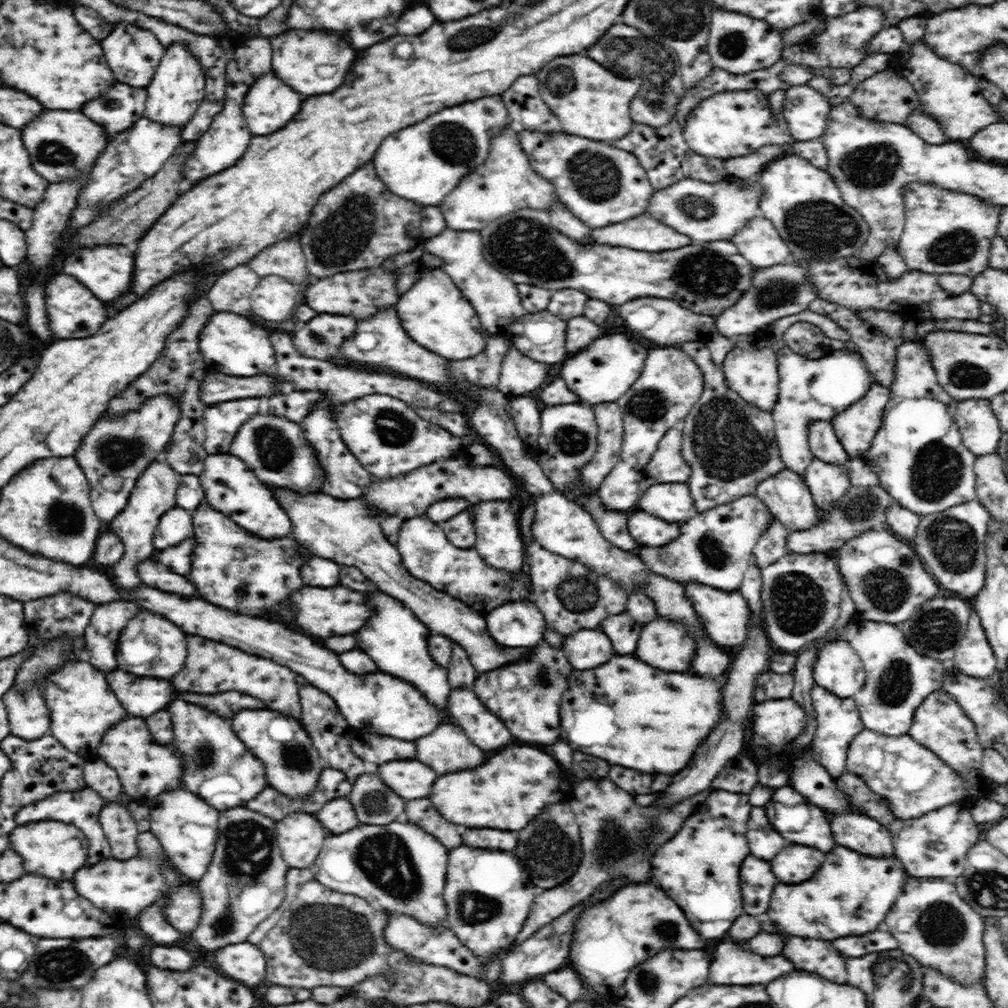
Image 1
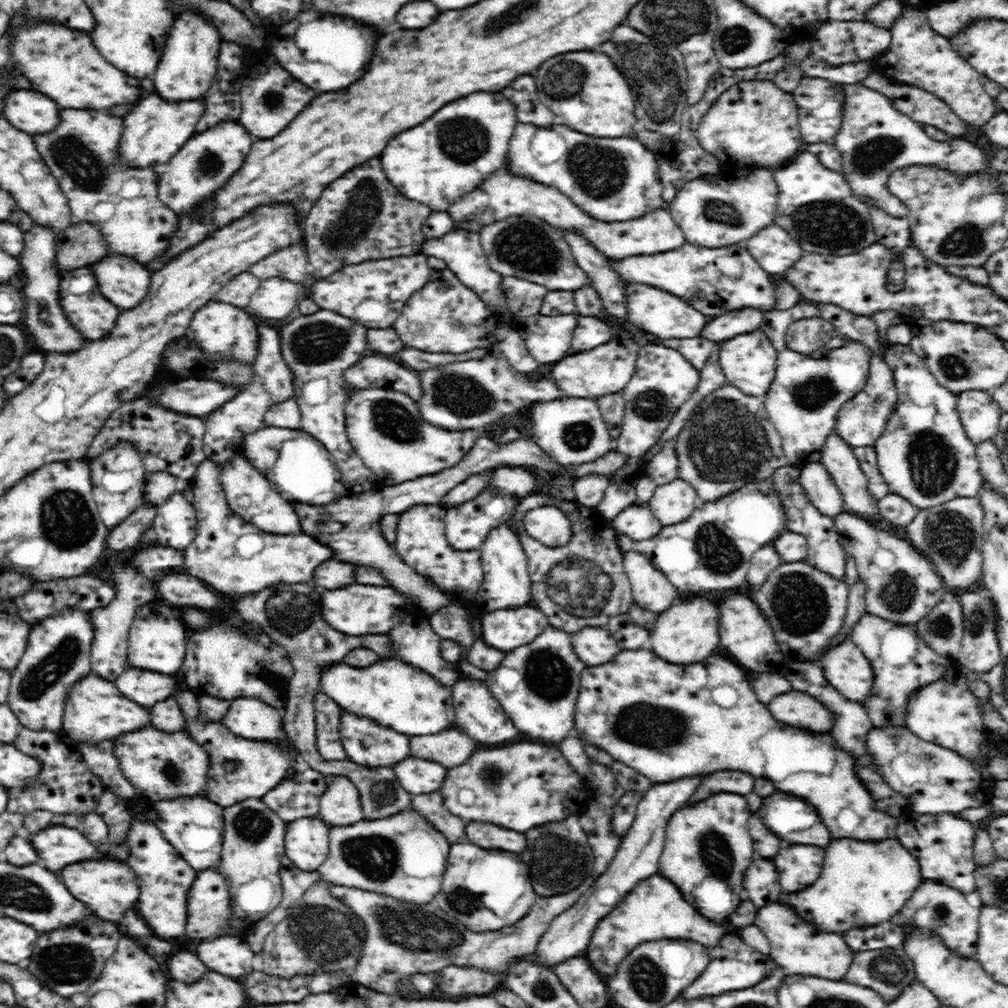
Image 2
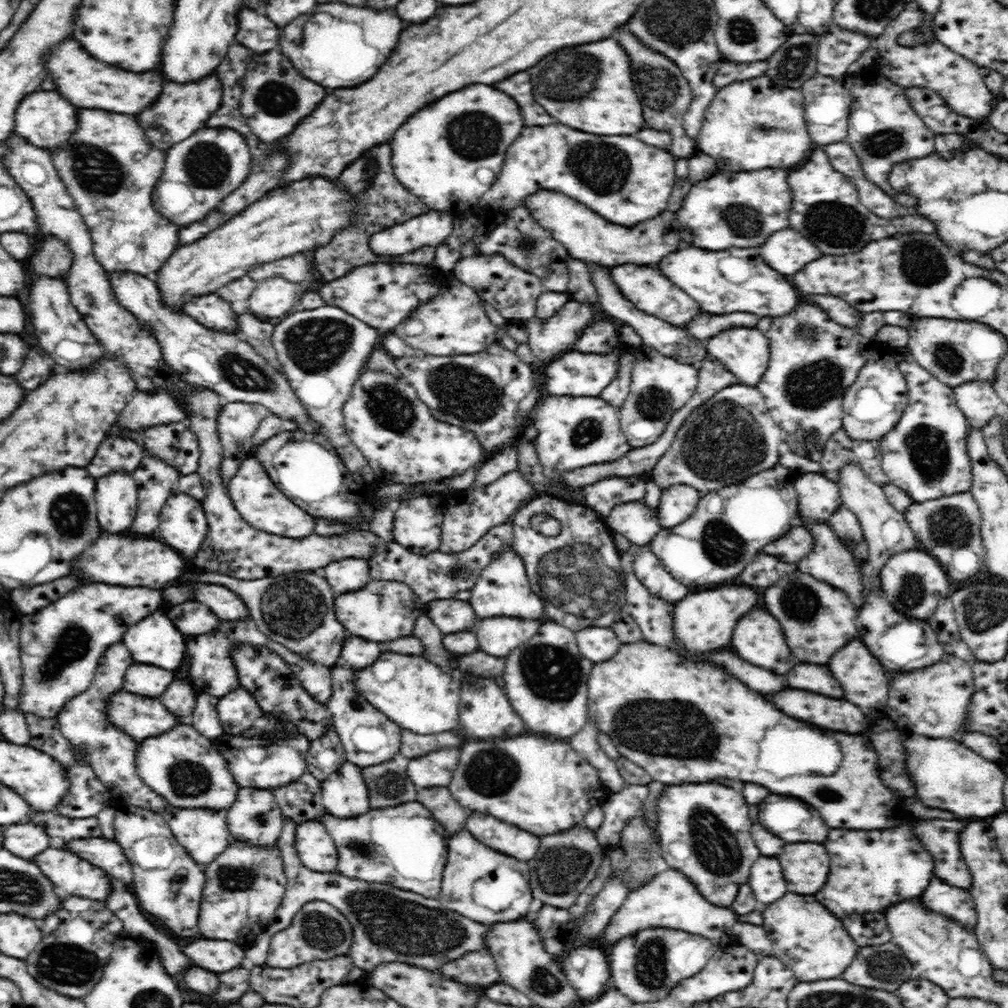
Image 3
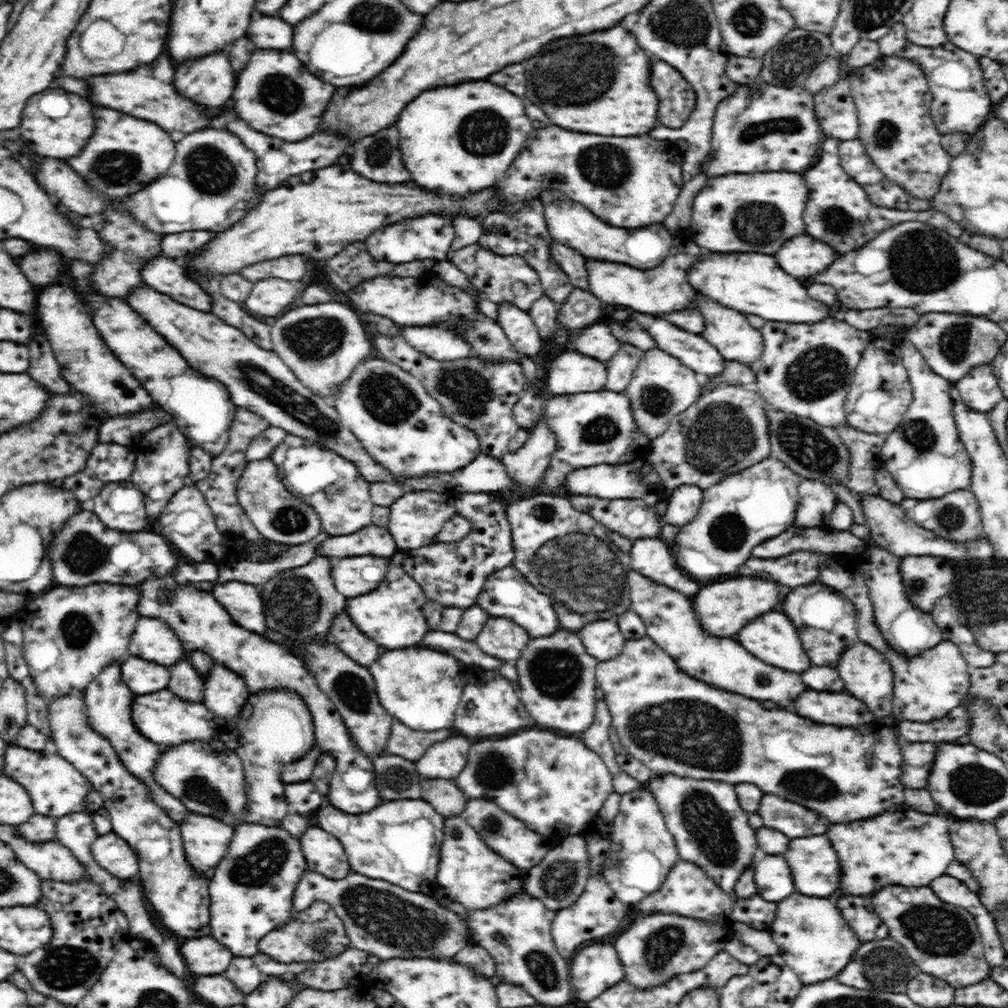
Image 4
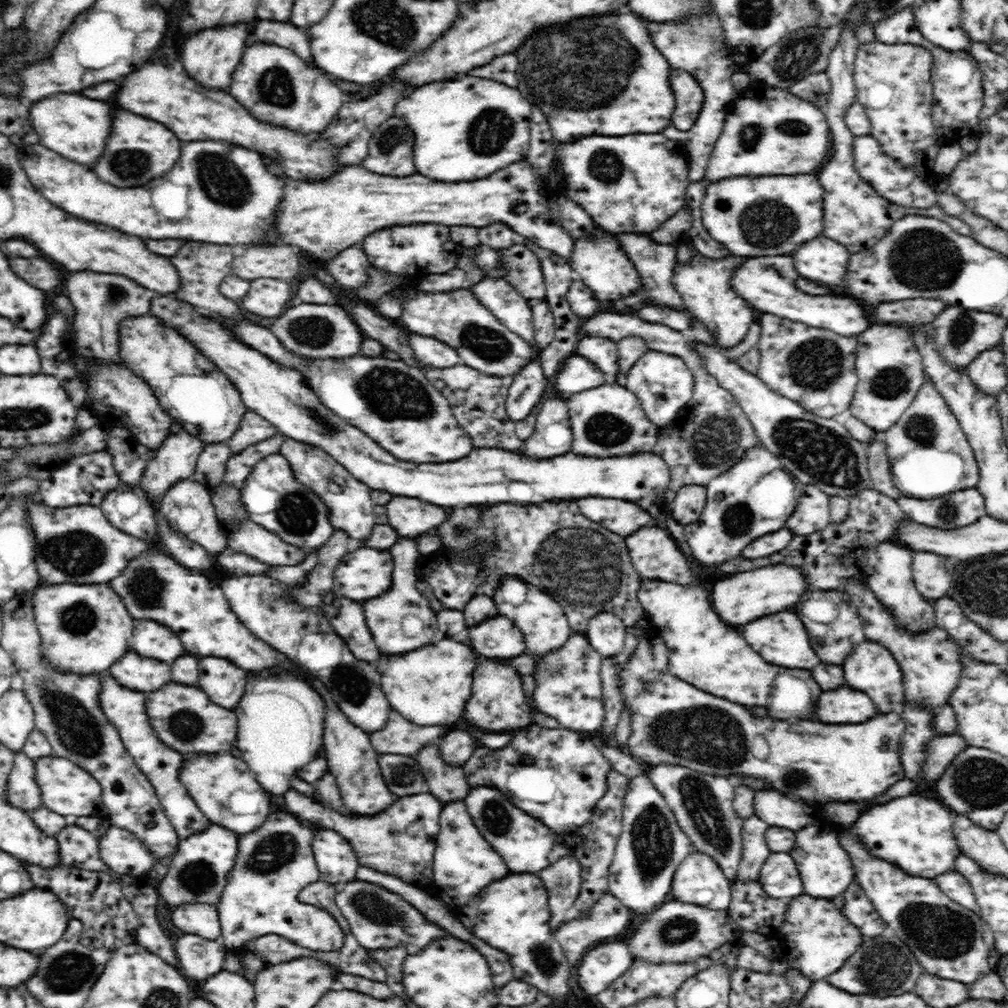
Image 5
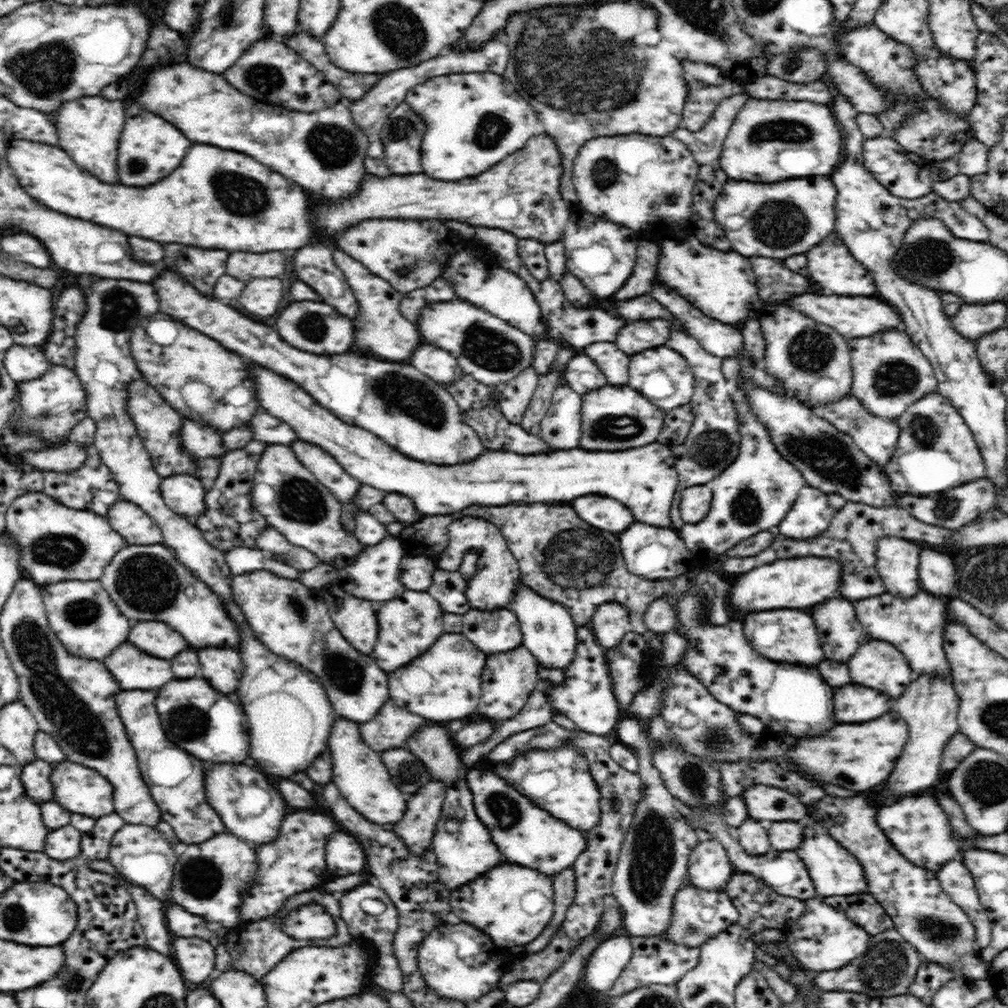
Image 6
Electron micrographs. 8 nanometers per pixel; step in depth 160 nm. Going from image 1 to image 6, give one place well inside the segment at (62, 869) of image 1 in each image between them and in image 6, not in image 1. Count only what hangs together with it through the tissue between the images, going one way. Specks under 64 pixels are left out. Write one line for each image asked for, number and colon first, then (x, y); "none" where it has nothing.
2: (57, 846)
3: (105, 854)
4: (111, 852)
5: (121, 850)
6: (141, 855)

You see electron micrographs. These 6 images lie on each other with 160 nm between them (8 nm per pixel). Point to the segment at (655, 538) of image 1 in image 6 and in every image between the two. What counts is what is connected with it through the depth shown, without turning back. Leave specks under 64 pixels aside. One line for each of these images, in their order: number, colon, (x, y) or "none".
2: (638, 522)
3: (635, 522)
4: (633, 518)
5: (617, 516)
6: (606, 514)

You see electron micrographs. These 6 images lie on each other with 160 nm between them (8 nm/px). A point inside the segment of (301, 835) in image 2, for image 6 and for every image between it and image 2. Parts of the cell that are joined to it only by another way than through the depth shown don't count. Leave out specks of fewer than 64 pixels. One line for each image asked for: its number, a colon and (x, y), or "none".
3: (317, 851)
4: (324, 854)
5: (336, 860)
6: (345, 856)

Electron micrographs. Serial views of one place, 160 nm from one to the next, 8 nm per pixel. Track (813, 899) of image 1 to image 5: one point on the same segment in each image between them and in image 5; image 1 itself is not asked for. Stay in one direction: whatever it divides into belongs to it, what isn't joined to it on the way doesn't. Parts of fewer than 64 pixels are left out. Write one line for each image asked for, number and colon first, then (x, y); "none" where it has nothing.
2: (873, 881)
3: (890, 866)
4: (901, 846)
5: (916, 834)

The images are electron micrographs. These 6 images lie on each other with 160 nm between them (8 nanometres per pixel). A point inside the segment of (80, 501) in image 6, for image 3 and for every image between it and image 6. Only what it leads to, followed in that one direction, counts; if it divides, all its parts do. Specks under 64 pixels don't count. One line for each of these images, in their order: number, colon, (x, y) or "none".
3: (115, 453)
4: (108, 462)
5: (87, 478)

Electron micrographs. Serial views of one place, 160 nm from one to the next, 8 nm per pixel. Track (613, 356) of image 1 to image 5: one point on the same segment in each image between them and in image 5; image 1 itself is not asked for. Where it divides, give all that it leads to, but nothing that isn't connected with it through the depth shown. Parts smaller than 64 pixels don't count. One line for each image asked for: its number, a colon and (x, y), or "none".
2: (606, 369)
3: (573, 374)
4: (571, 373)
5: (577, 374)

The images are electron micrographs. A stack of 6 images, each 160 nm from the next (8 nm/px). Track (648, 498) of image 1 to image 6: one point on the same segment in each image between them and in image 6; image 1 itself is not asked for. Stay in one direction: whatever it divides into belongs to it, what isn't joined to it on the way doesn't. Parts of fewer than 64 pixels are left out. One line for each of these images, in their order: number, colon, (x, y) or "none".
2: (674, 502)
3: (677, 503)
4: (684, 504)
5: (690, 501)
6: (696, 501)

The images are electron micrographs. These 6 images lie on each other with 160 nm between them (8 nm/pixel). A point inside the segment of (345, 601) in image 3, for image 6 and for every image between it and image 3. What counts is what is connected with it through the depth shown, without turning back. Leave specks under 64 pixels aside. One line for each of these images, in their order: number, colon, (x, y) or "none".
4: (392, 615)
5: (402, 608)
6: (409, 625)

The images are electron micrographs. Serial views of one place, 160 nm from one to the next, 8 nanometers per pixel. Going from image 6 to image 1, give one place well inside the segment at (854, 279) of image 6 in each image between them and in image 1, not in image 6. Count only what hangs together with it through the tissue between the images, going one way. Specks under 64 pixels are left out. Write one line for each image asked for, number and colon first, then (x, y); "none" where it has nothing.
1: (758, 242)
2: (772, 248)
3: (787, 251)
4: (802, 257)
5: (823, 260)

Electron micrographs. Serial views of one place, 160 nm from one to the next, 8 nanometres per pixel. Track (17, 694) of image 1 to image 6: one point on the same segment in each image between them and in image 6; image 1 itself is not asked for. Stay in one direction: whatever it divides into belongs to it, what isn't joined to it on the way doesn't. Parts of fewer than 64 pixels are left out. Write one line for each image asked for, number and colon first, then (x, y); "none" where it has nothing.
2: (57, 655)
3: (60, 645)
4: (69, 634)
5: (85, 628)
6: (81, 613)

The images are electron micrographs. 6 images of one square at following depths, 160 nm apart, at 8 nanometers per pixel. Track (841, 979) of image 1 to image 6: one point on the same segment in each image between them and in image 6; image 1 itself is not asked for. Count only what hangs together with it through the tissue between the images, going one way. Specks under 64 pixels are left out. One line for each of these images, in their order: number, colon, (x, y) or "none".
2: (798, 947)
3: (805, 936)
4: (811, 935)
5: (820, 940)
6: (822, 939)

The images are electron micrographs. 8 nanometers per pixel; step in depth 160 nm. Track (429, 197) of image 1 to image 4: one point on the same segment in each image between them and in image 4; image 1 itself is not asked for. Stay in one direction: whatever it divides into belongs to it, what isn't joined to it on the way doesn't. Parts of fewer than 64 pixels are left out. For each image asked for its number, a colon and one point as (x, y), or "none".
2: (435, 163)
3: (449, 154)
4: (460, 139)

